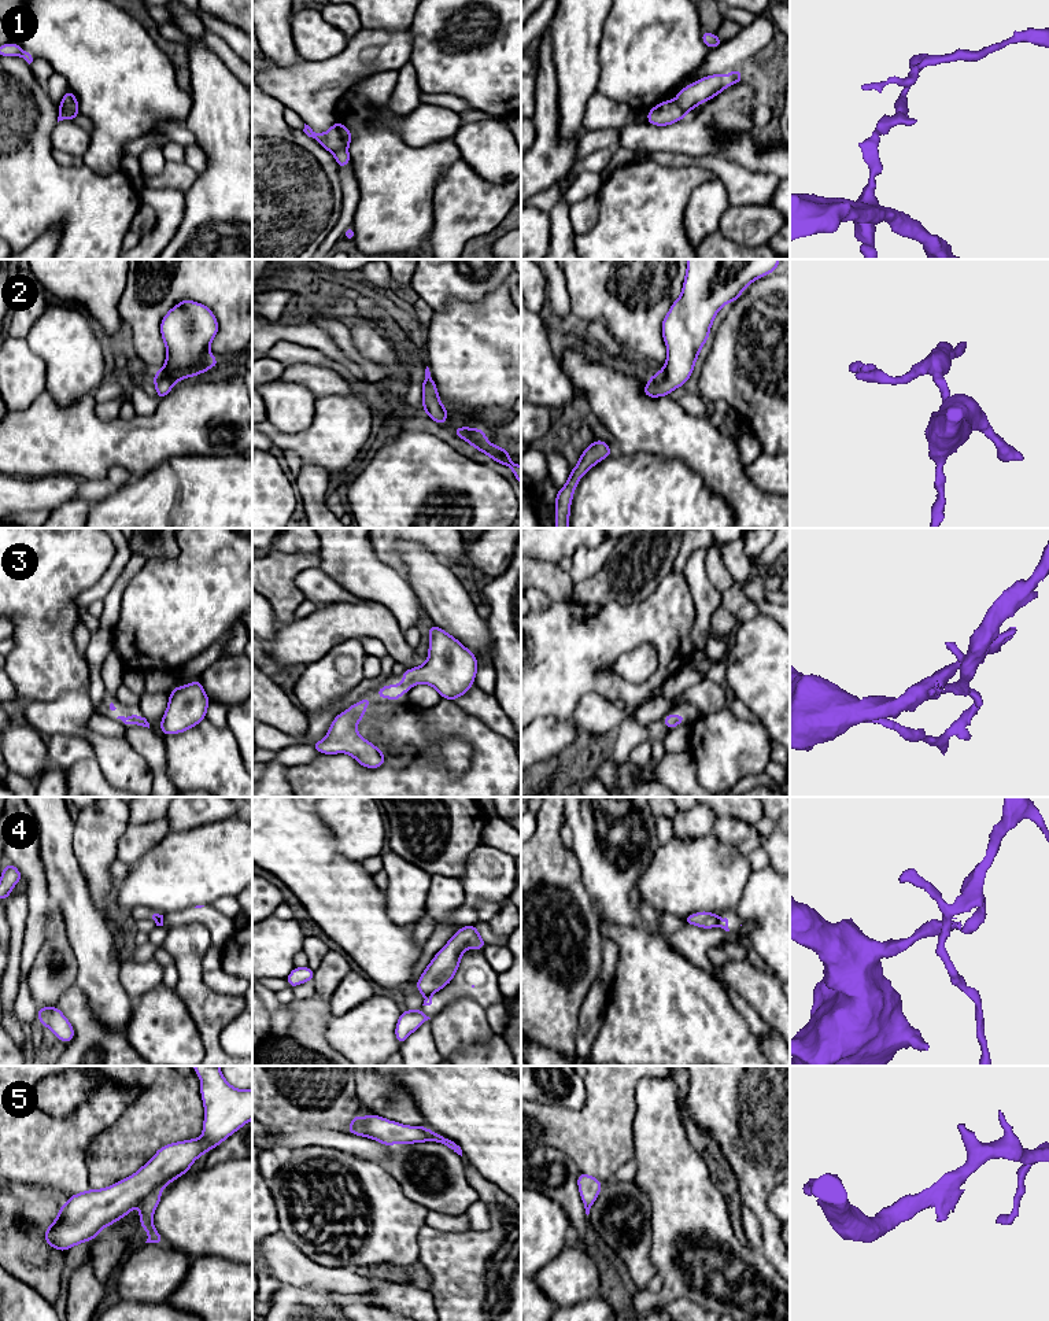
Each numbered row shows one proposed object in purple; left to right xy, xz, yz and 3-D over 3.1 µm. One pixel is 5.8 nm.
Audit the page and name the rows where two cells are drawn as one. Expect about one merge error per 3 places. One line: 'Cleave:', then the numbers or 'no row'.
Cleave: 1, 4

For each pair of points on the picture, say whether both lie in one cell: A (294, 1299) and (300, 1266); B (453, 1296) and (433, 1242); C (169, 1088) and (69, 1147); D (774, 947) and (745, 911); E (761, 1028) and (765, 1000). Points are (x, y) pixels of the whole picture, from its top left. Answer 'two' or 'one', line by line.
A: two
B: one
C: two
D: one
E: two

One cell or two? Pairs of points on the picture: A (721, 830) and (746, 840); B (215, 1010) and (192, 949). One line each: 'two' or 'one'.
A: one
B: one

